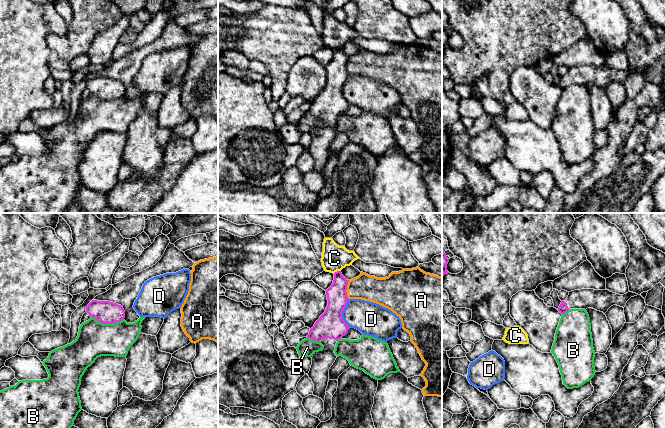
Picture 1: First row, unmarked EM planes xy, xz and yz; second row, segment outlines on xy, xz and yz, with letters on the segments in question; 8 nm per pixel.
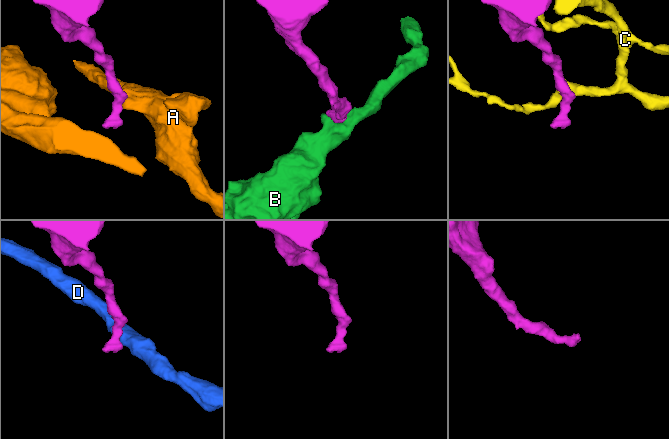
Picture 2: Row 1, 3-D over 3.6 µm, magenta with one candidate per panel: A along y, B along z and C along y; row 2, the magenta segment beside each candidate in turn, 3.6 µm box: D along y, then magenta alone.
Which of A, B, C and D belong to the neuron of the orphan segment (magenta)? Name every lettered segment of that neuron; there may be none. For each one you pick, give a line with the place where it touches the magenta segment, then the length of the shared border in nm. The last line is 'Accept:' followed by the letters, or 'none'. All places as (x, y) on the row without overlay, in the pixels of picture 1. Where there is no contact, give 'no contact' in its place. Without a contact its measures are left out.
Accept: none

